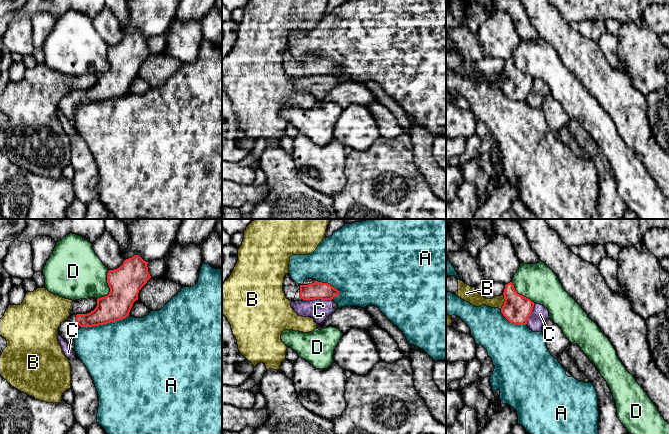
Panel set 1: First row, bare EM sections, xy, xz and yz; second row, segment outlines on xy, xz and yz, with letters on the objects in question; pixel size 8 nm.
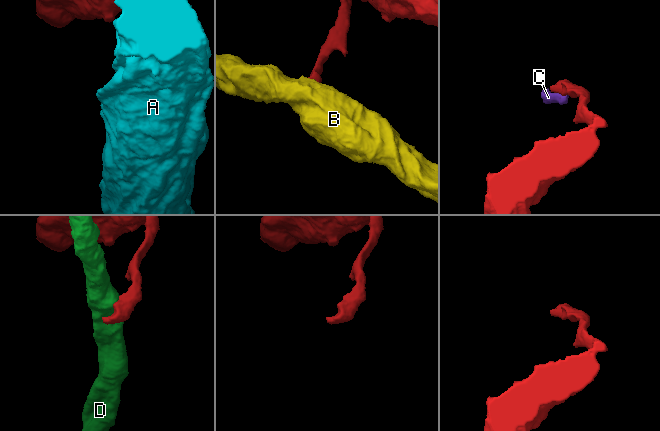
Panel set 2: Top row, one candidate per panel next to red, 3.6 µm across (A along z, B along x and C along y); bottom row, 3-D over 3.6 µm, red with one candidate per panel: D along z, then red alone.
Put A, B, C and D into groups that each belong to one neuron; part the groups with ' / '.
A / B / C / D

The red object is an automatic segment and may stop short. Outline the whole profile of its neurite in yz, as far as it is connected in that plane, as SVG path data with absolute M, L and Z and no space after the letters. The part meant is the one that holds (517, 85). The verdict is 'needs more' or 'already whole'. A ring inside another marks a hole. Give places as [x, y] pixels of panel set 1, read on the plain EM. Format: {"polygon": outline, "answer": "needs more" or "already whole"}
{"polygon": "M512 58L505 61L503 71L505 75L501 84L503 92L515 101L526 101L532 89L534 78L518 70Z", "answer": "already whole"}

